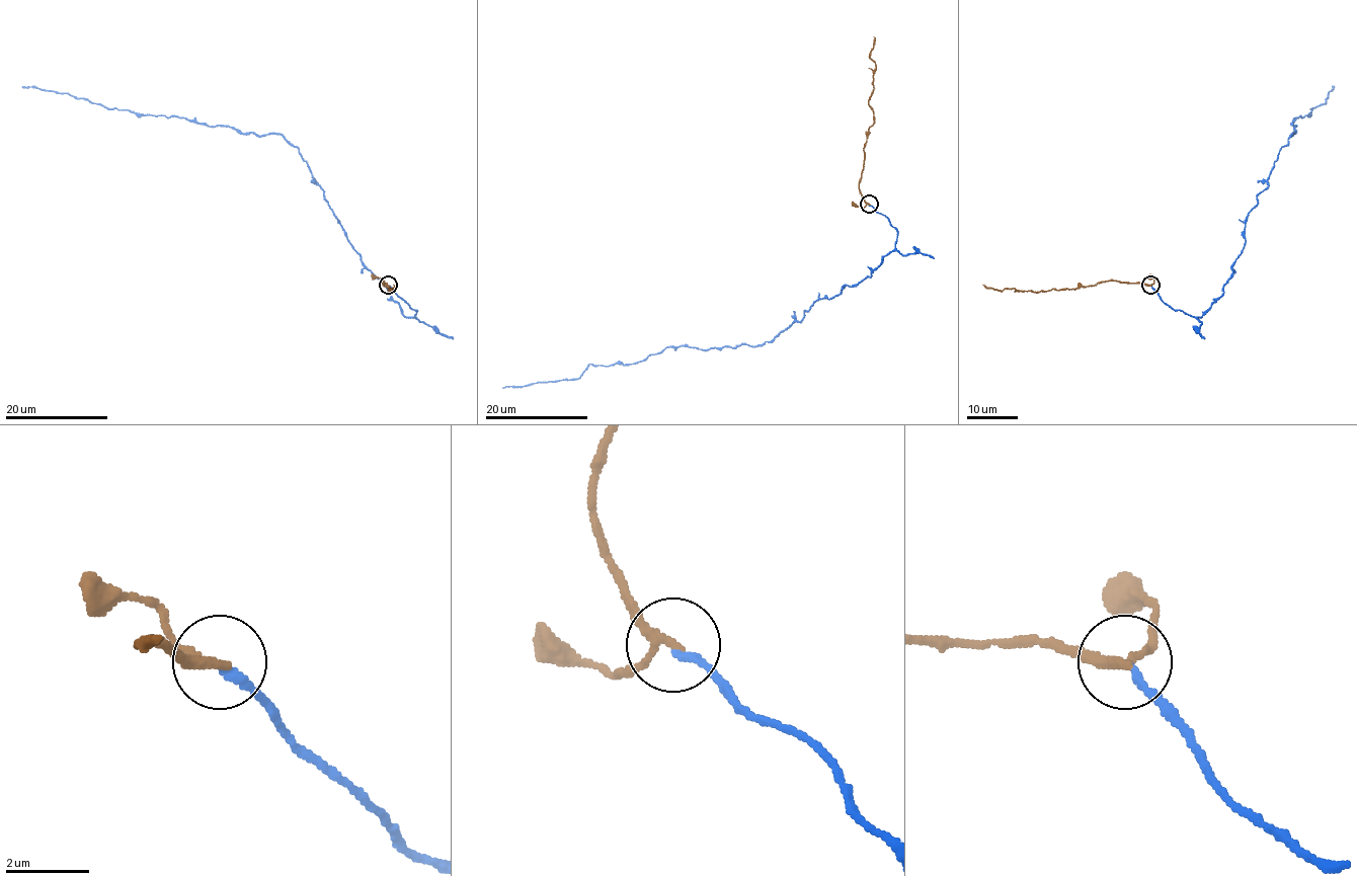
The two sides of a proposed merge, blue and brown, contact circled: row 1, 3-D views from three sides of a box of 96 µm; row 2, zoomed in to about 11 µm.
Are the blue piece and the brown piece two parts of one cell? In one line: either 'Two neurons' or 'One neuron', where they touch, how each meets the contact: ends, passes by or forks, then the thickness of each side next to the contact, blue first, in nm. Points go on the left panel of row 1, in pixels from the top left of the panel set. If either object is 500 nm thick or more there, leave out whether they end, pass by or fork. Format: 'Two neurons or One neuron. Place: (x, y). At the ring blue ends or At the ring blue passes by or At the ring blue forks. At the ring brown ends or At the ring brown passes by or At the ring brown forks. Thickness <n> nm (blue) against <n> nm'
One neuron. Place: (388, 285). At the ring blue ends. At the ring brown passes by. Thickness 190 nm (blue) against 200 nm

